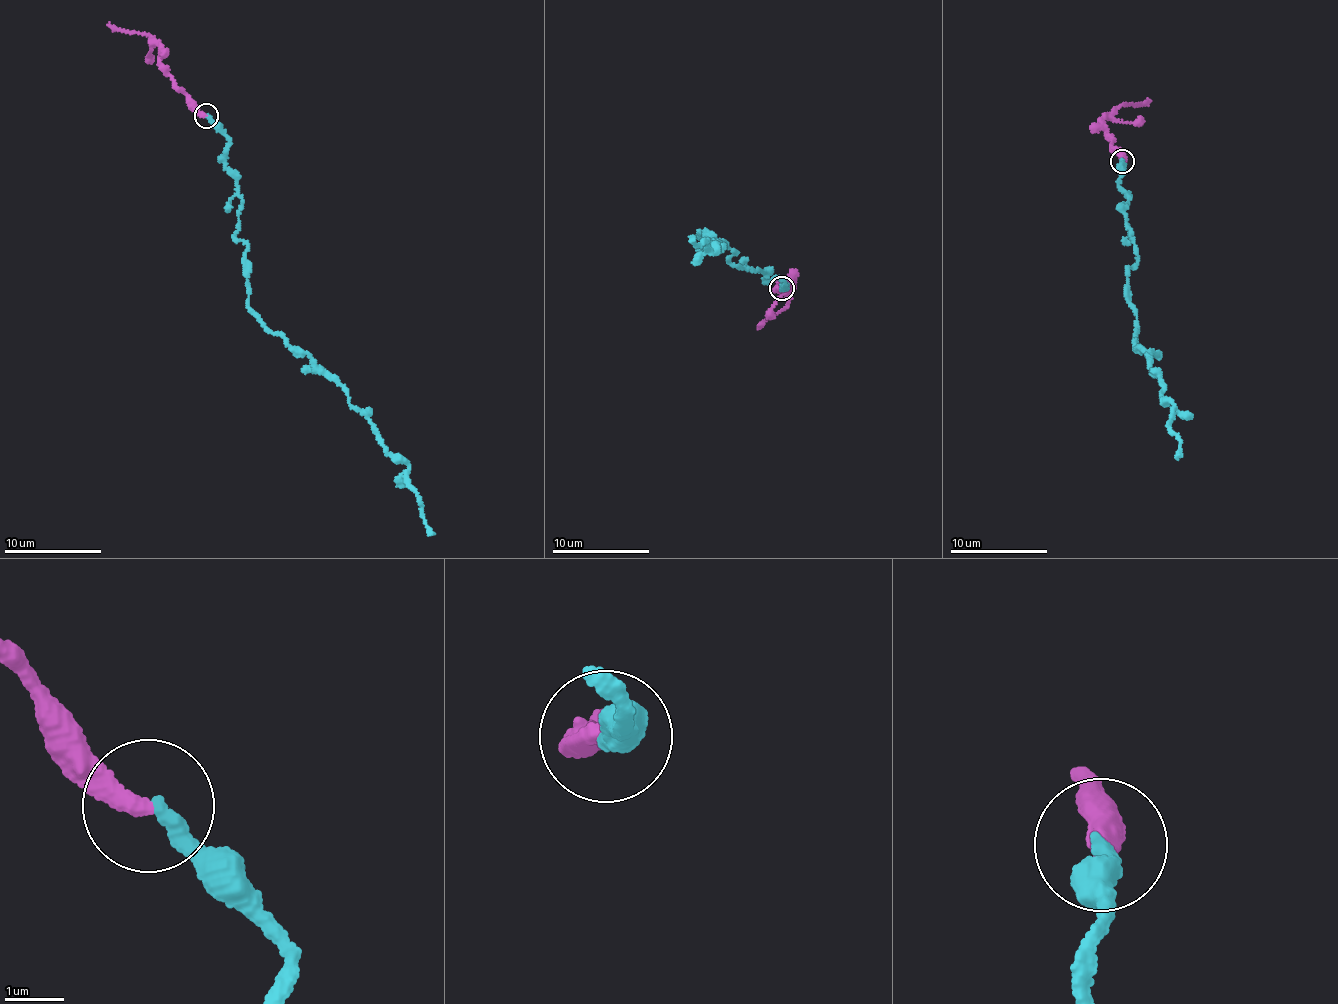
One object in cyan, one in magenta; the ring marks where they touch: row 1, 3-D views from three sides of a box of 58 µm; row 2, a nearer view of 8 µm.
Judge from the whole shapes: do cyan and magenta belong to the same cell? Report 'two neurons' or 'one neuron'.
one neuron

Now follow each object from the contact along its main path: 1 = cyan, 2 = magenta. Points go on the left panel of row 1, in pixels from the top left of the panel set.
1: (206, 116), (229, 139), (248, 311), (370, 419), (380, 444), (406, 464), (432, 534)
2: (206, 116), (162, 64), (159, 44), (149, 36), (113, 30), (109, 26)

